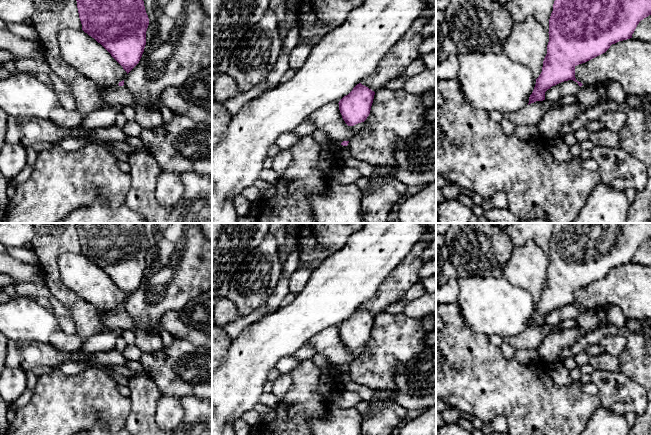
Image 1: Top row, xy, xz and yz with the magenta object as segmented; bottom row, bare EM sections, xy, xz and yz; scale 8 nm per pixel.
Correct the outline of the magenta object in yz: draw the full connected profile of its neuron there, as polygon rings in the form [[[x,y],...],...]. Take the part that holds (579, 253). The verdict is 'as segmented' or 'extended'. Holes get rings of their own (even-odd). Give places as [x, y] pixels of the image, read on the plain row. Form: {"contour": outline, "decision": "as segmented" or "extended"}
{"contour": [[[555,223],[549,243],[547,278],[528,329],[545,324],[545,316],[561,306],[573,304],[581,311],[583,308],[575,302],[575,291],[605,277],[612,268],[632,262],[639,246],[649,239],[651,223]]], "decision": "as segmented"}

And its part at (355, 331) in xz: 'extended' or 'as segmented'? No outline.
as segmented

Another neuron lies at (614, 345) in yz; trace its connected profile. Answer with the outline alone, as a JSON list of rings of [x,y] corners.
[[[619,333],[617,335],[603,337],[599,345],[602,347],[603,352],[619,357],[625,349],[626,342],[626,334]]]

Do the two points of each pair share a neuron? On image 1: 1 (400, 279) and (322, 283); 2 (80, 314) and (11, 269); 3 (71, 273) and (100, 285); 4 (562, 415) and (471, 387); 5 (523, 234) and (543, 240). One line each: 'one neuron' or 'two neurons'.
1: two neurons
2: two neurons
3: one neuron
4: one neuron
5: one neuron

